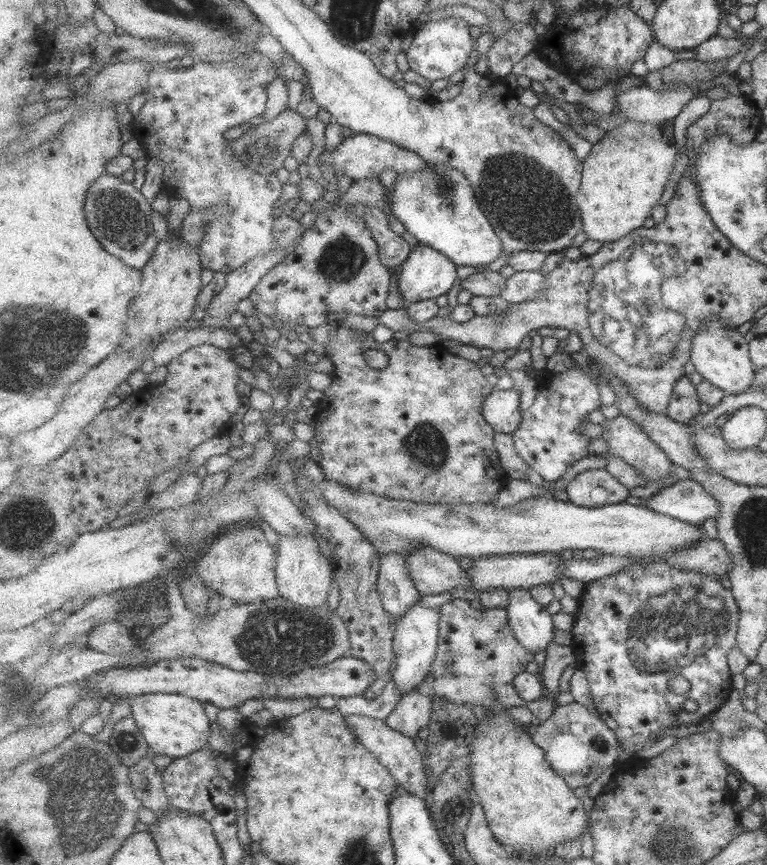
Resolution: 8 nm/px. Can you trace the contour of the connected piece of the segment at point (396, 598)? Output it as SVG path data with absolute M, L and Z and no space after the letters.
M401 553L382 554L379 591L384 609L392 615L396 626L398 618L406 615L421 600L422 594L416 589L416 582L409 574L405 557Z

